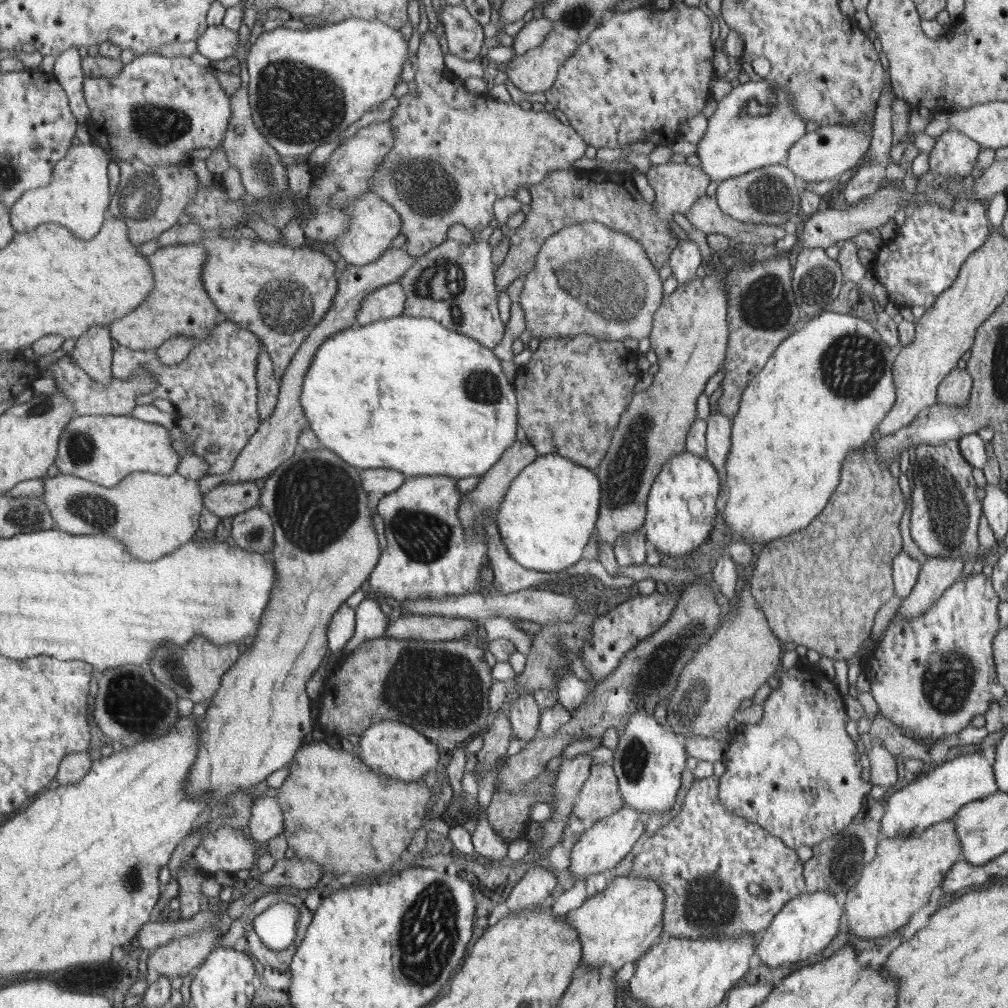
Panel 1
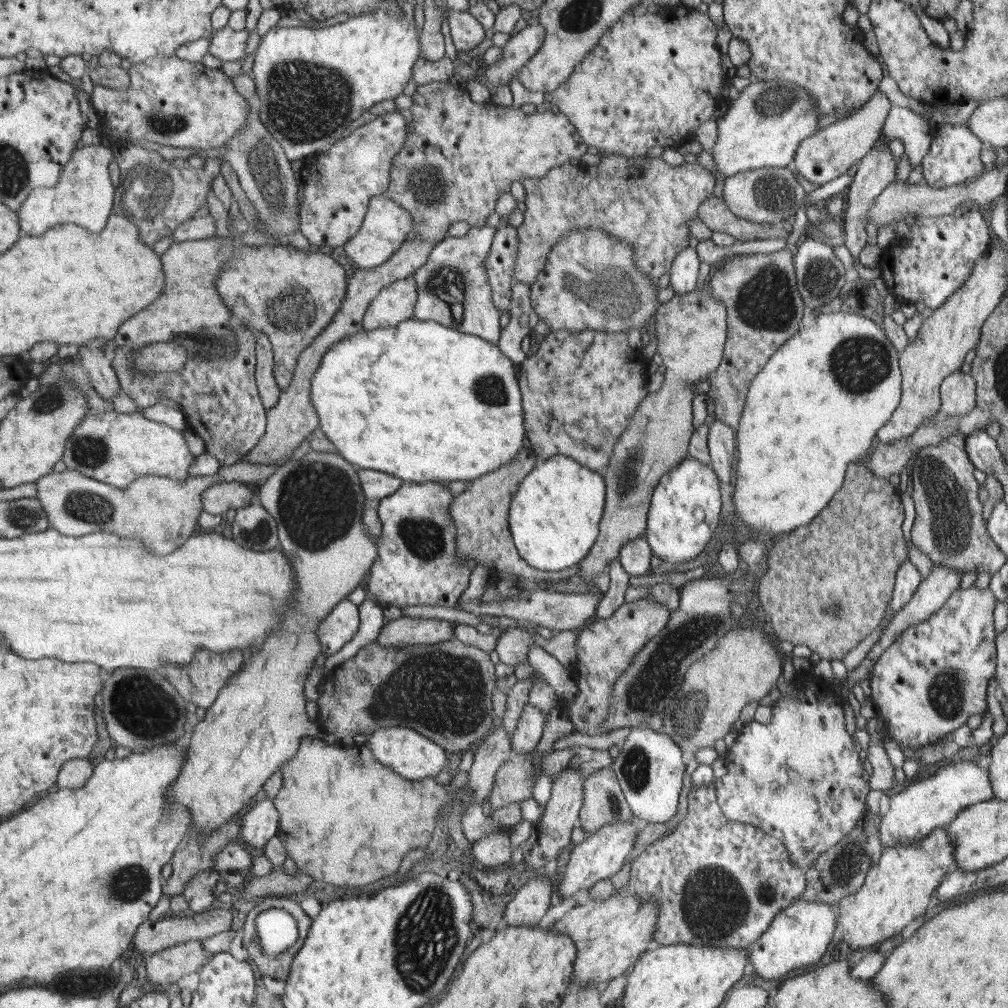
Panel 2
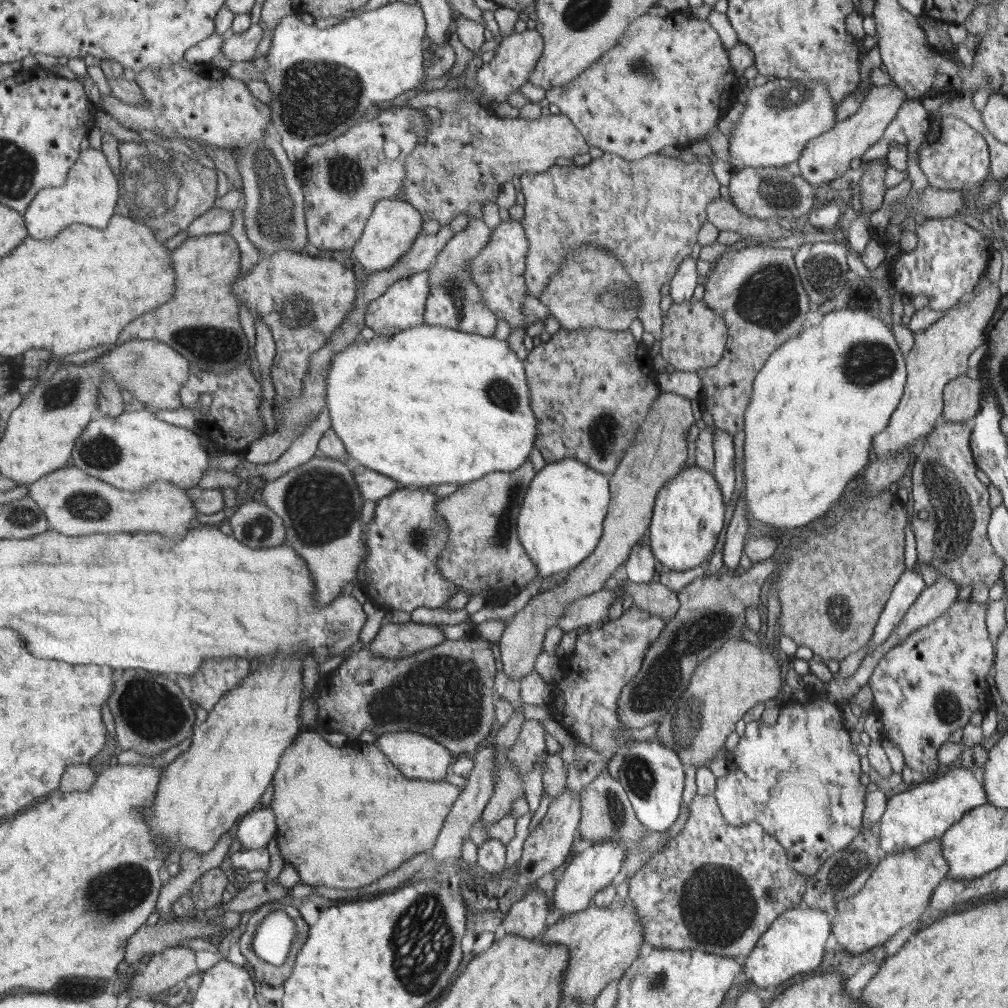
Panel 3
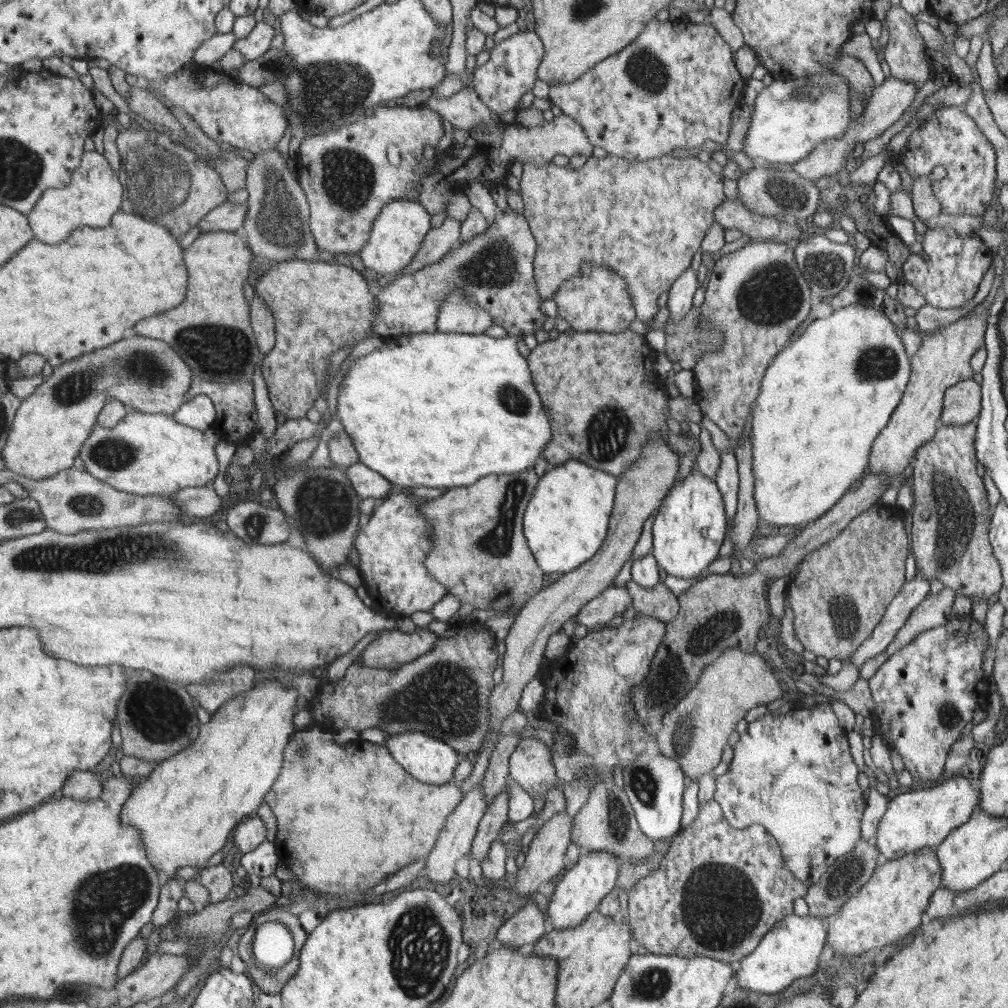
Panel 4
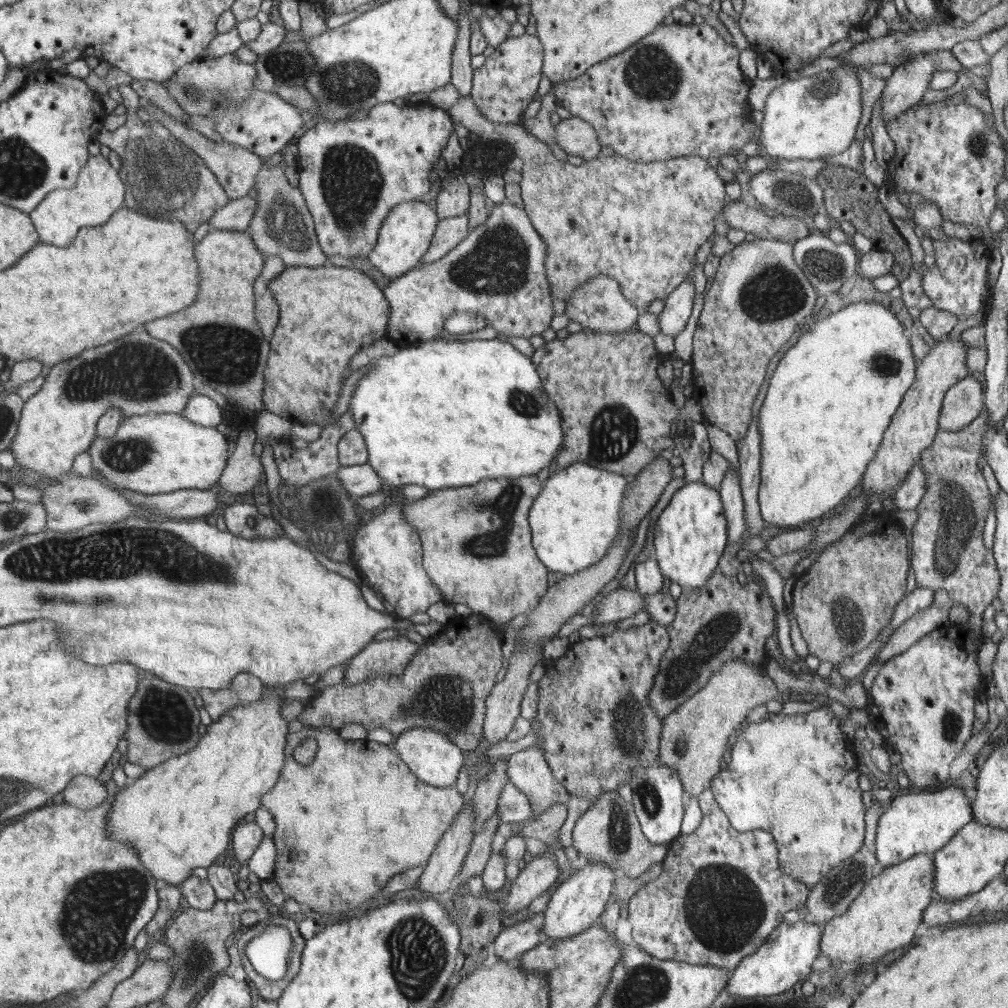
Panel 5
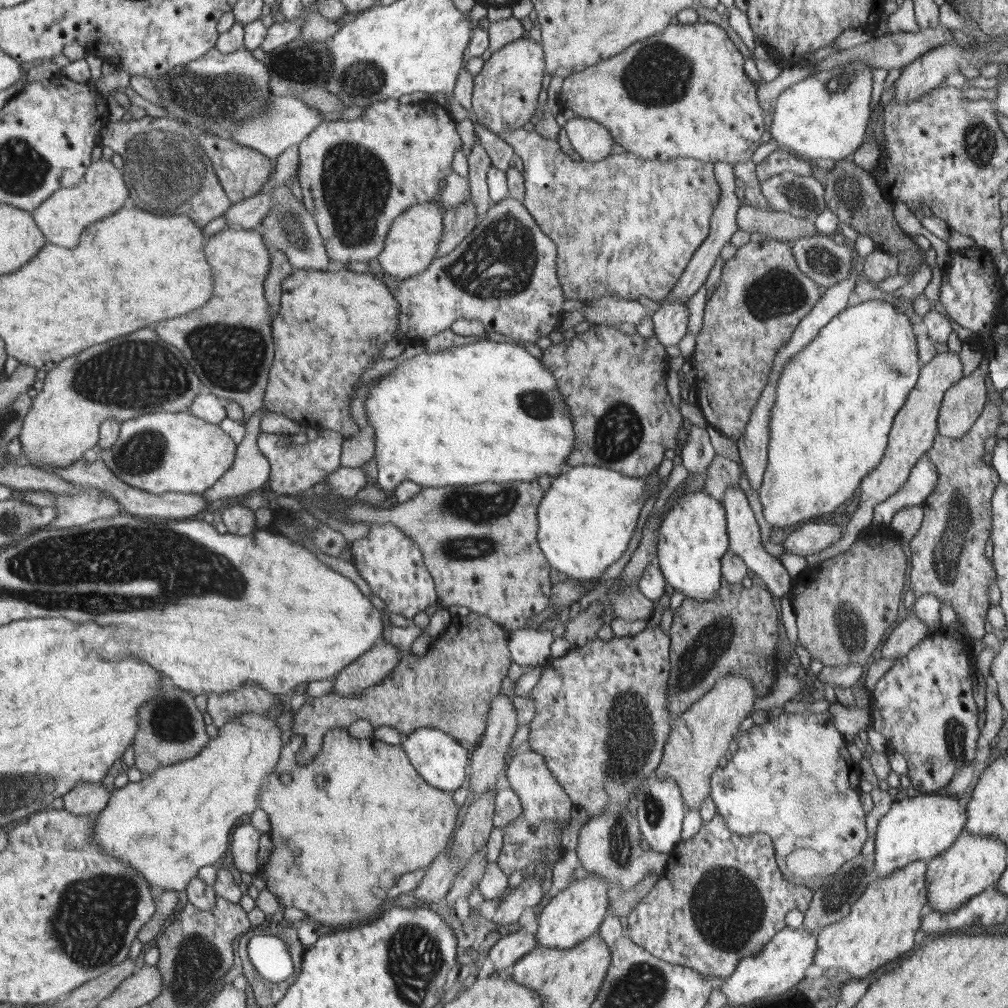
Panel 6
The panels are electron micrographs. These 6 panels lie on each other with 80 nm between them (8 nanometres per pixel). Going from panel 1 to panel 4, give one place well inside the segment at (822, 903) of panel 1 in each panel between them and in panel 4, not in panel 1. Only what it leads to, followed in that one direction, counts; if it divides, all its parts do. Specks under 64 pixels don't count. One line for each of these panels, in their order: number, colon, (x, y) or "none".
2: (798, 937)
3: (793, 944)
4: (791, 949)

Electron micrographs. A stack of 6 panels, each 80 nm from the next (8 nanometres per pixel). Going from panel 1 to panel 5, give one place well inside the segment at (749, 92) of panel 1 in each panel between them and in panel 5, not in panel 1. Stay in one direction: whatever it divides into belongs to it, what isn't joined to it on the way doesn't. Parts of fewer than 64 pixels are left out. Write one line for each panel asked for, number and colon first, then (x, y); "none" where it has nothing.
2: (763, 127)
3: (780, 117)
4: (790, 118)
5: (817, 116)

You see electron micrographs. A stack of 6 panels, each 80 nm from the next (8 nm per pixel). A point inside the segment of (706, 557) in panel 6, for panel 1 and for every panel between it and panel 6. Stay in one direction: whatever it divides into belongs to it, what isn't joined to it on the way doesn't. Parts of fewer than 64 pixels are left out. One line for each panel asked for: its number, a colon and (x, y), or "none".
1: (681, 506)
2: (684, 511)
3: (688, 515)
4: (689, 528)
5: (690, 535)

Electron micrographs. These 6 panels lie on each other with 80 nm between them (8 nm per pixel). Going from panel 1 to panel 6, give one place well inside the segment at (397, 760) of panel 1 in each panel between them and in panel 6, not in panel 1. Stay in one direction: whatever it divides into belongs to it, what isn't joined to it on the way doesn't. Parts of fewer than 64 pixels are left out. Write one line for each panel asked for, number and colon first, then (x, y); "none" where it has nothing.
2: (407, 752)
3: (419, 757)
4: (430, 760)
5: (433, 756)
6: (442, 761)

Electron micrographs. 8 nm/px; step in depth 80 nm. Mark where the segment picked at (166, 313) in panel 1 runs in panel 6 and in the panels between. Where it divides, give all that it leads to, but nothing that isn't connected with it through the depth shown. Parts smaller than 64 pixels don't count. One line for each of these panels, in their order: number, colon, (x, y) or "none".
2: (190, 313)
3: (201, 321)
4: (212, 329)
5: (218, 335)
6: (232, 360)

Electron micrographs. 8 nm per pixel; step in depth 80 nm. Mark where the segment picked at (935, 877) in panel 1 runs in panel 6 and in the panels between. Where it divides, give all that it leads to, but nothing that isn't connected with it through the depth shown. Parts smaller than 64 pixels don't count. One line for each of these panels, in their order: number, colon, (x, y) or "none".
2: (897, 890)
3: (898, 890)
4: (890, 905)
5: (884, 916)
6: (882, 923)

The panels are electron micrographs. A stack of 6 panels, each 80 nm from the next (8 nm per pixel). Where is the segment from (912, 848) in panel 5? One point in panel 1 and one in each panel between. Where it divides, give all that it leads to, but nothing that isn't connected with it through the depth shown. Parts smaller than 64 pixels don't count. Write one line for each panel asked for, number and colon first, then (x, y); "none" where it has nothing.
1: (936, 797)
2: (915, 812)
3: (922, 813)
4: (912, 820)

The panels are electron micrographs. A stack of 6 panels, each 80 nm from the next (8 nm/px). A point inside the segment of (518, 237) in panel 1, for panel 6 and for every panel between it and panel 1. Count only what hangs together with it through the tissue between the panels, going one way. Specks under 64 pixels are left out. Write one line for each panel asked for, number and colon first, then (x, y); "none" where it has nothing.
2: (649, 207)
3: (648, 212)
4: (645, 220)
5: (642, 223)
6: (632, 229)

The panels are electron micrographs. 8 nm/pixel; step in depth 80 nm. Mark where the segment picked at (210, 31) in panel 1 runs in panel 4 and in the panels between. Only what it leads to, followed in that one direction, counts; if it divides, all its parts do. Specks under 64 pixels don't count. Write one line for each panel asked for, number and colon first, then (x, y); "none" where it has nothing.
2: (227, 44)
3: (240, 47)
4: (258, 41)

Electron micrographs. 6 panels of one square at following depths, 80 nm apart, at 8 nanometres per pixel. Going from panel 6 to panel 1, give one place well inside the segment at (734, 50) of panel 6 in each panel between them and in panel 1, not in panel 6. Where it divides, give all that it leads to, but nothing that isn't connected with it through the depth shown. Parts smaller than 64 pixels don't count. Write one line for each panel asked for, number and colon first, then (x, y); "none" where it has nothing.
1: (641, 74)
2: (654, 78)
3: (668, 81)
4: (676, 85)
5: (680, 91)

